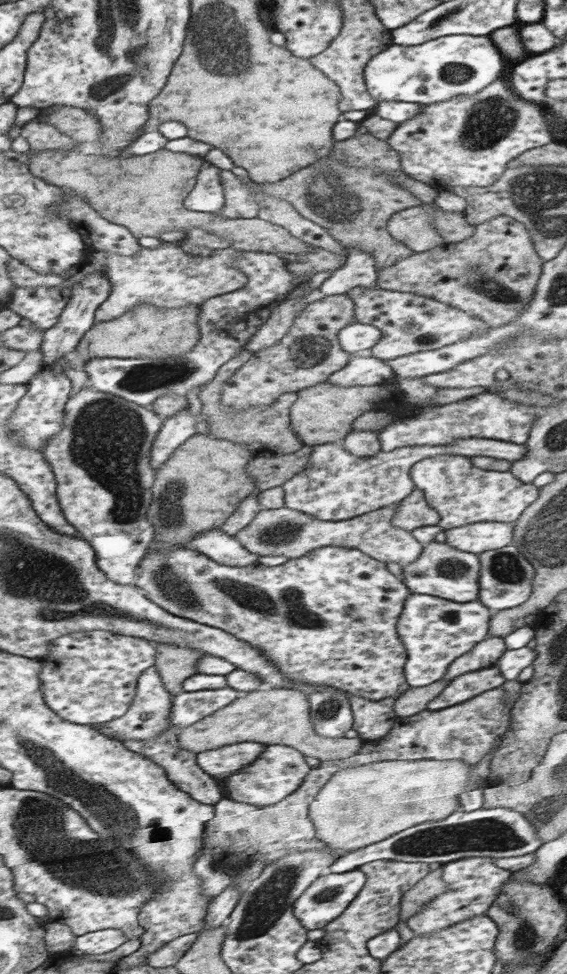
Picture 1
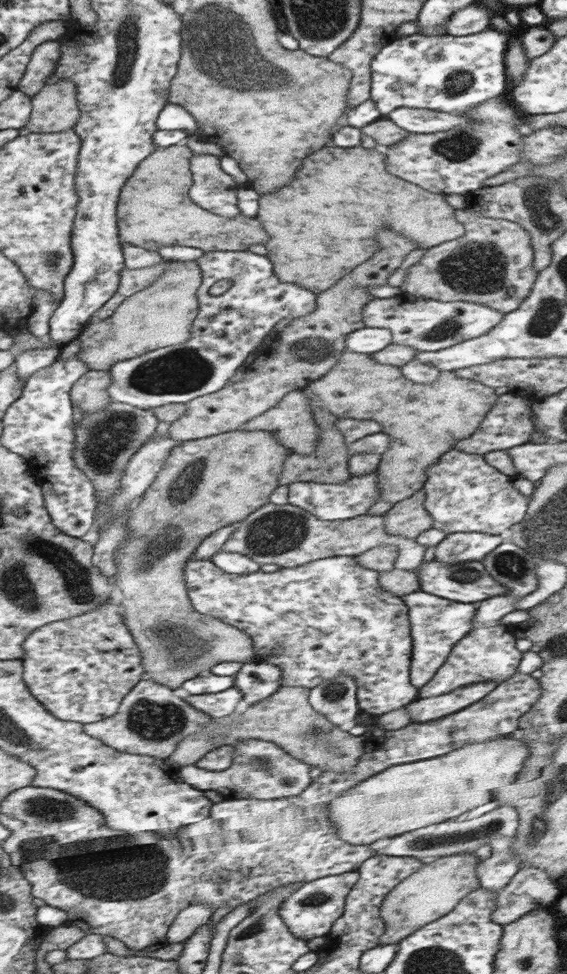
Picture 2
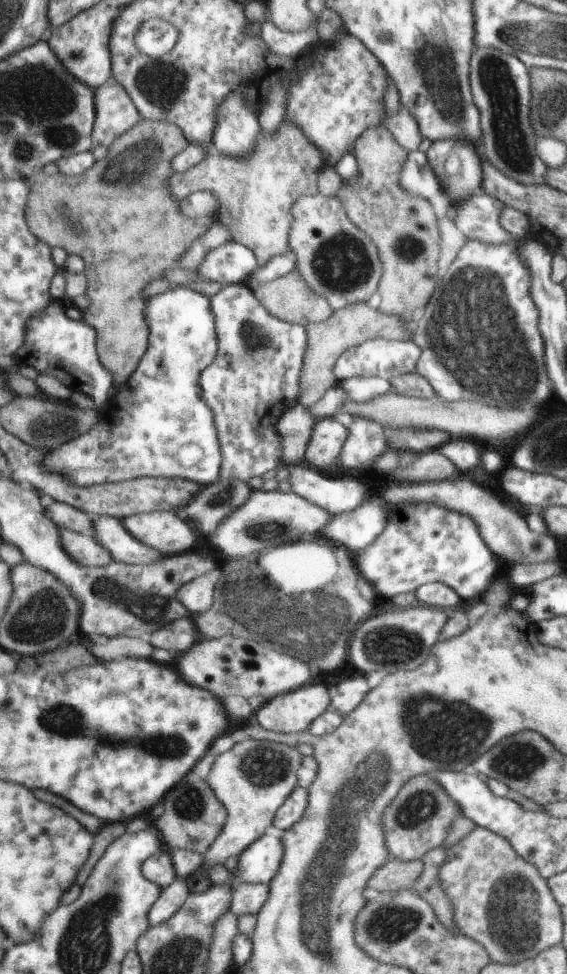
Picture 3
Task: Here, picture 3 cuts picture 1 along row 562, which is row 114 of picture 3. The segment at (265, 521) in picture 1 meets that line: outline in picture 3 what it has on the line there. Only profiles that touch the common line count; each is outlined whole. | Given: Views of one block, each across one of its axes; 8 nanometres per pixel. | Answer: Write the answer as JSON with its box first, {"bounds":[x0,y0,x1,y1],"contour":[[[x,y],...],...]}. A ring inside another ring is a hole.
{"bounds":[379,106,424,151],"contour":[[[401,106],[397,114],[389,116],[384,110],[382,115],[382,121],[379,126],[389,129],[389,132],[393,133],[396,140],[403,148],[410,151],[417,150],[419,142],[424,136],[421,136],[421,132],[412,117],[412,114],[408,110]]]}

